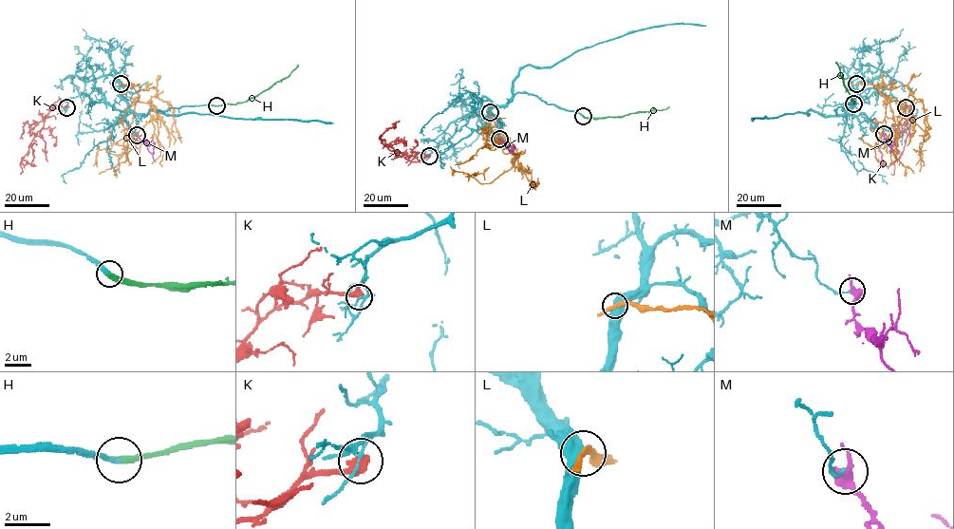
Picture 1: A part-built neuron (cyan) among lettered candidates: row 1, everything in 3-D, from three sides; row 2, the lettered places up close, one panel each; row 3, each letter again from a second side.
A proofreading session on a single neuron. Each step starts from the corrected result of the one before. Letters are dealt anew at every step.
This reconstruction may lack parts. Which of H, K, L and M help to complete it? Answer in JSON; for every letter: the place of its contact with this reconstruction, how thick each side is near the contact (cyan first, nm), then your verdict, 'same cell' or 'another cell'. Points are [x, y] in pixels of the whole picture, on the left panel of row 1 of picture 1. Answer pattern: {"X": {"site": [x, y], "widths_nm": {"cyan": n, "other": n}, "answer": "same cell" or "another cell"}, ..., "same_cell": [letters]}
{"H": {"site": [216, 105], "widths_nm": {"cyan": 240, "other": 300}, "answer": "same cell"}, "K": {"site": [66, 107], "widths_nm": {"cyan": 110, "other": 600}, "answer": "another cell"}, "L": {"site": [121, 84], "widths_nm": {"cyan": 600, "other": 220}, "answer": "another cell"}, "M": {"site": [137, 135], "widths_nm": {"cyan": 90, "other": 650}, "answer": "another cell"}, "same_cell": ["H"]}

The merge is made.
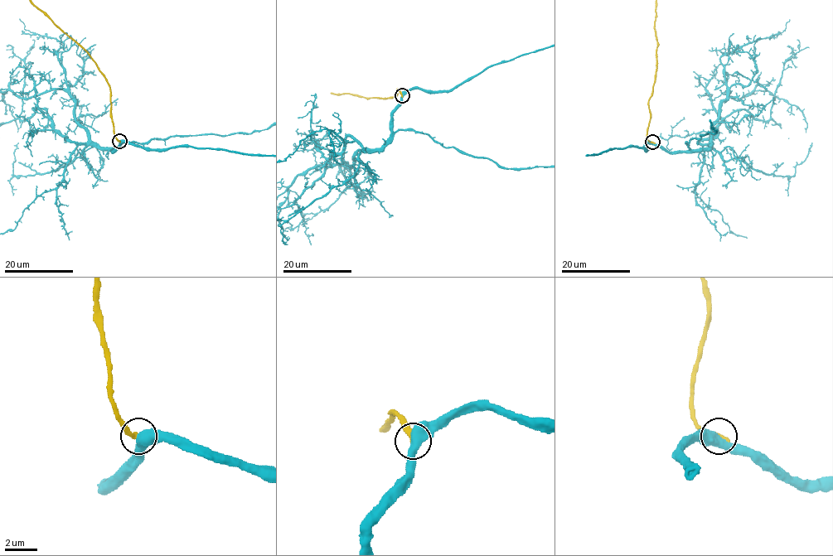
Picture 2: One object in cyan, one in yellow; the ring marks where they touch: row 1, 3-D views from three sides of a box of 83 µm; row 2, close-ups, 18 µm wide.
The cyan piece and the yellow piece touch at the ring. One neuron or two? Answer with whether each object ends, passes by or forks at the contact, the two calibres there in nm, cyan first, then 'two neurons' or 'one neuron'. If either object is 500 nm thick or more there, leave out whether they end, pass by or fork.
550/360 nm | one neuron

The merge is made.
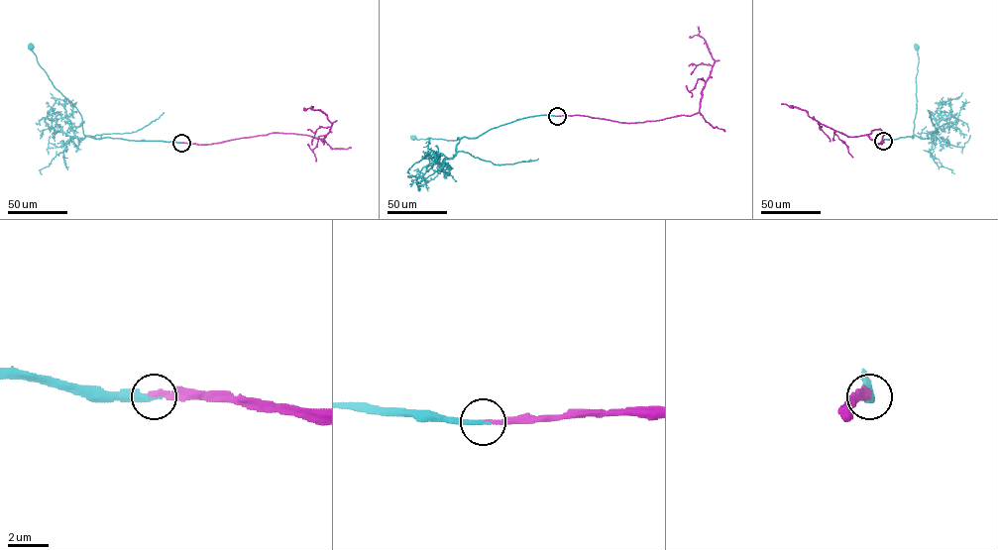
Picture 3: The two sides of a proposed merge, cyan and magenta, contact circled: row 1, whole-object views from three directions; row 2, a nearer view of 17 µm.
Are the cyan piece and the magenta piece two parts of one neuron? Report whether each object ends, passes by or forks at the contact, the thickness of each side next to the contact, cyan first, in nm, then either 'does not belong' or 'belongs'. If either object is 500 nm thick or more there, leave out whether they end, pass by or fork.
cyan ends | magenta ends | 280/260 nm | belongs

